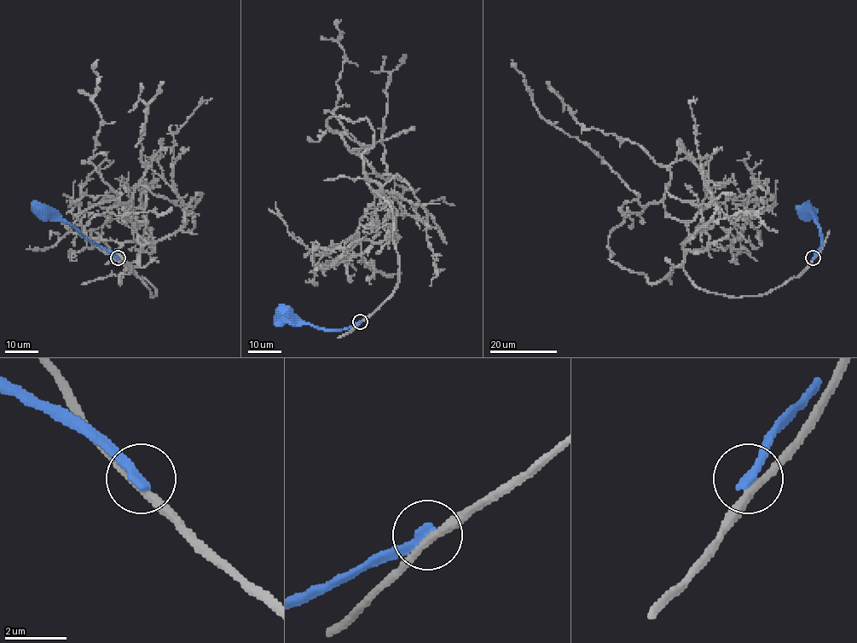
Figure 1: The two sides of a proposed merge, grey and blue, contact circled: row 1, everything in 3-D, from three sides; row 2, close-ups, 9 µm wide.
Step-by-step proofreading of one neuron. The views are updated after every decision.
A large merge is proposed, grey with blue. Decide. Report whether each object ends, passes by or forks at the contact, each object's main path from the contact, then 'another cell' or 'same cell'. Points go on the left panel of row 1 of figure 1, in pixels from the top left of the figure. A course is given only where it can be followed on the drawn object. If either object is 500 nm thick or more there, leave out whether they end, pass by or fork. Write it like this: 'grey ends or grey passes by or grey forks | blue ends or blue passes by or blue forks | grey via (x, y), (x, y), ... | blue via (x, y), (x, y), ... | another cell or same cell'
grey passes by | blue ends | grey via (117, 257), (156, 295), (130, 266), (130, 202), (115, 205), (90, 160), (98, 60) | blue via (117, 257), (86, 240), (66, 223), (43, 217), (41, 212) | another cell

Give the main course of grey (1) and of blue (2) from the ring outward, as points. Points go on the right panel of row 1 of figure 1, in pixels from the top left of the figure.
1: (813, 257), (758, 295), (699, 289), (682, 266), (687, 224), (662, 202), (642, 206), (548, 123), (512, 60)
2: (813, 257), (820, 248), (820, 230), (815, 217), (807, 217), (805, 212)

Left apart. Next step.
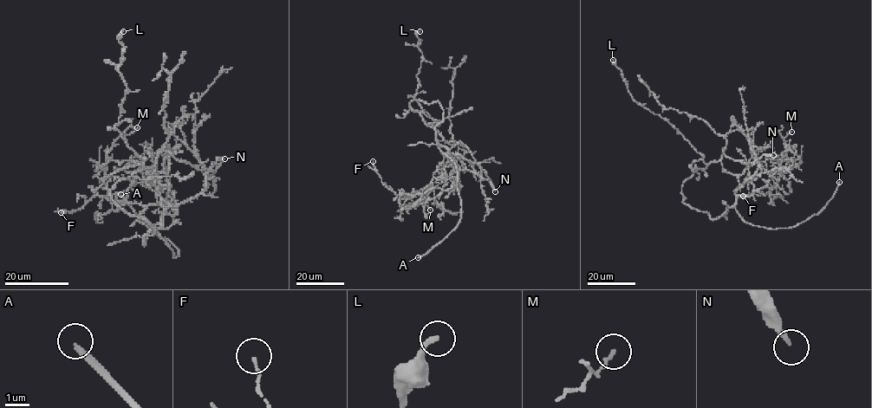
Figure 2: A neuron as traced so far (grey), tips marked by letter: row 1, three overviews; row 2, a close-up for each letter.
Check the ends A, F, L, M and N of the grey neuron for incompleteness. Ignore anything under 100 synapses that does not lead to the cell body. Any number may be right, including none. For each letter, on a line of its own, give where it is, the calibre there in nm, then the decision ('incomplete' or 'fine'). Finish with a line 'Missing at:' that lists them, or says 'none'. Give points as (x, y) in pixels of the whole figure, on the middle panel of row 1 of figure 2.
A: (418, 257) | 240 nm | incomplete
F: (373, 161) | 120 nm | fine
L: (419, 31) | 240 nm | fine
M: (430, 210) | 110 nm | fine
N: (495, 191) | 190 nm | fine
Missing at: A

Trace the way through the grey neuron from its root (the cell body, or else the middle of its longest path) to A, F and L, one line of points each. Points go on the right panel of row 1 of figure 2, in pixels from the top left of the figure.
A: (731, 174), (738, 181), (734, 204), (738, 215), (745, 223), (772, 229), (792, 228), (816, 215), (839, 182)
F: (731, 174), (738, 181), (735, 193), (743, 197), (765, 186), (771, 191), (777, 183), (765, 194), (743, 196)
L: (731, 174), (720, 161), (706, 165), (703, 156), (667, 120), (639, 105), (613, 60)

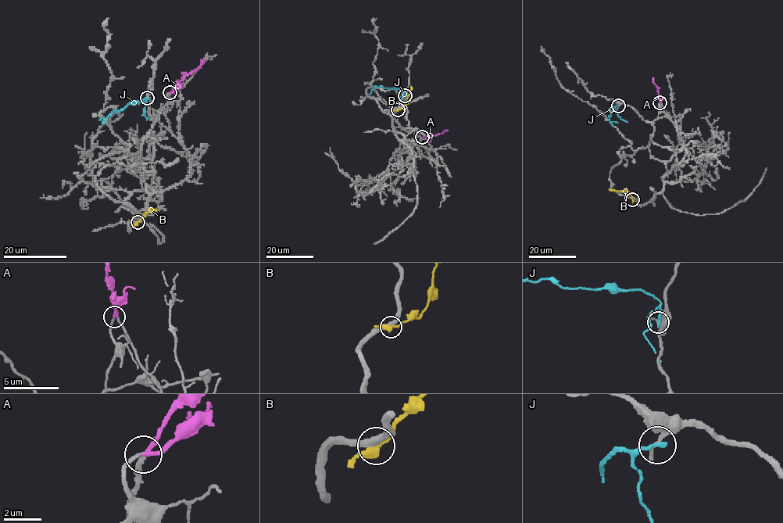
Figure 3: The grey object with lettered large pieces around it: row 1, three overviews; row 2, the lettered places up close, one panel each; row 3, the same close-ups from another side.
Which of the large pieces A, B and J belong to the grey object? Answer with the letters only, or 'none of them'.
A

